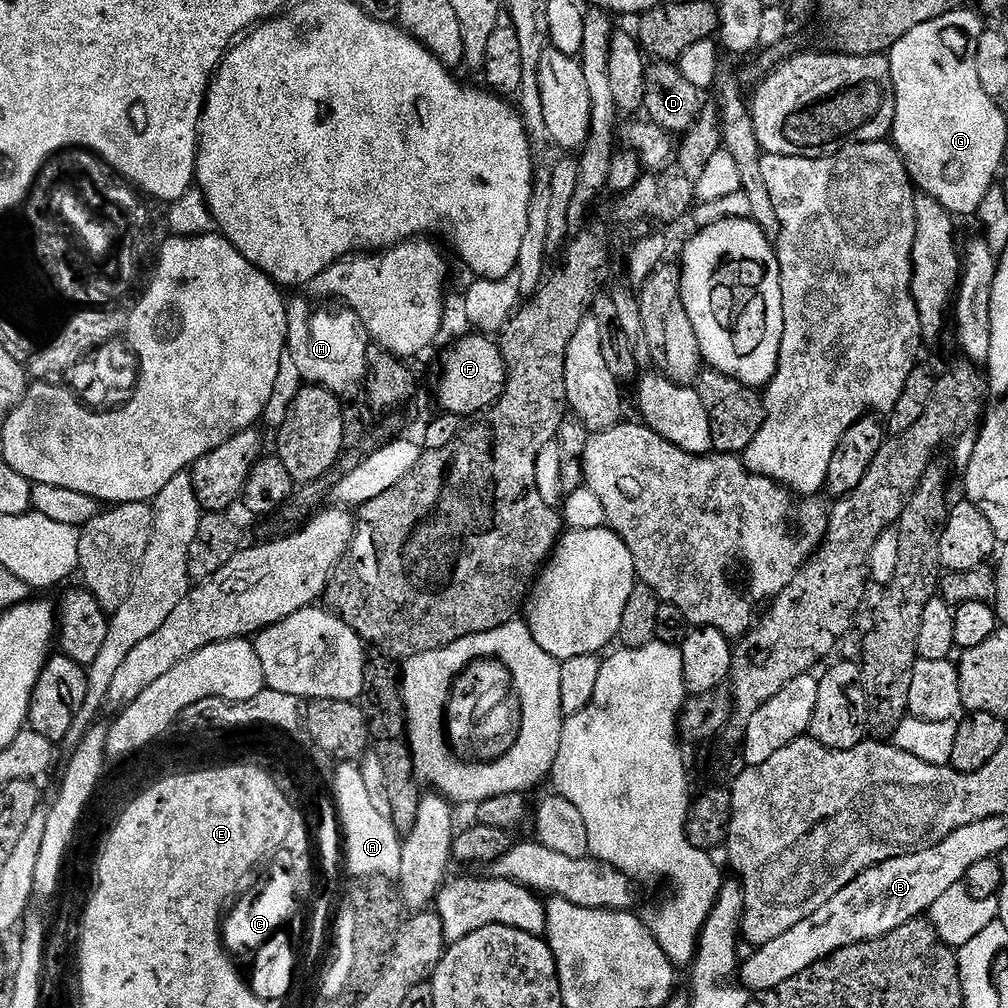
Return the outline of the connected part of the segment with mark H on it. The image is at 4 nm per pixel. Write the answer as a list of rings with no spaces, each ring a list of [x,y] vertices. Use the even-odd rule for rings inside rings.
[[[304,300],[291,301],[288,304],[288,347],[286,352],[290,360],[296,363],[296,372],[304,379],[305,385],[316,384],[319,388],[330,390],[335,396],[347,398],[365,387],[370,337],[362,318],[358,318],[358,314],[354,314],[346,306],[320,307],[324,308],[315,312]]]

